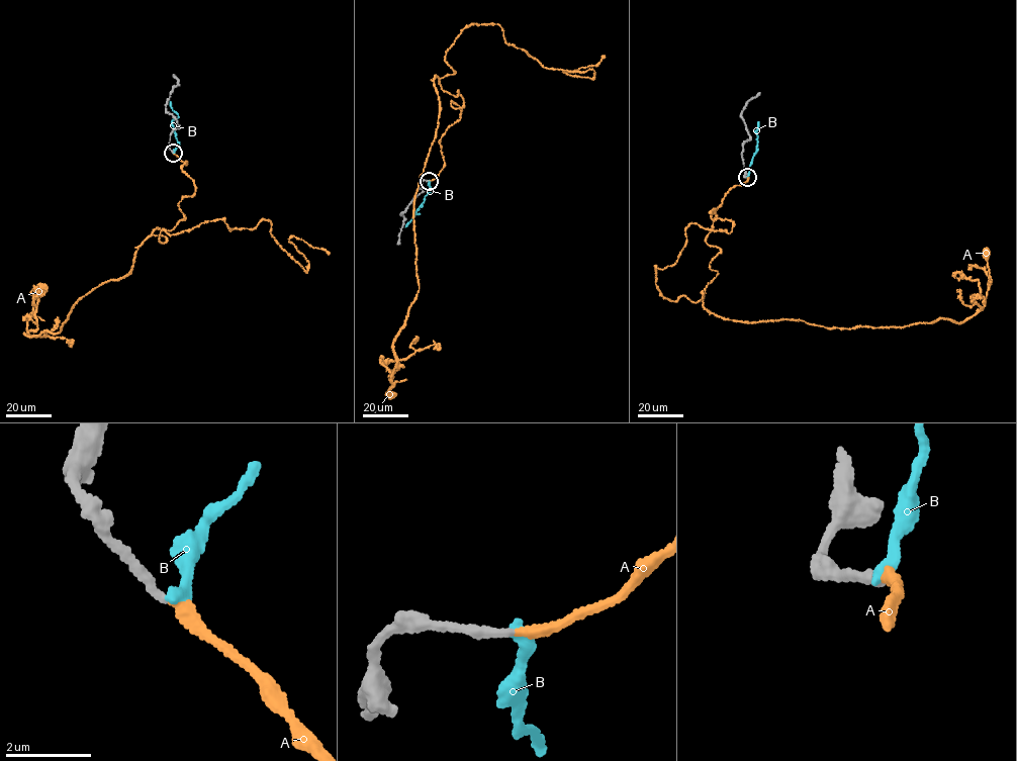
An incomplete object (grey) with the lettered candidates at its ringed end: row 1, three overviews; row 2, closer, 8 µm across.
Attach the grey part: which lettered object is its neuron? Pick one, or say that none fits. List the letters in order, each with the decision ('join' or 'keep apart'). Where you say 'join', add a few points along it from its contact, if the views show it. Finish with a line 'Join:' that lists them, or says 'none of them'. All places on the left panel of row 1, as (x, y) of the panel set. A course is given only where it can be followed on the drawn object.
A: join; it runs (173, 153), (195, 187), (185, 218), (155, 228), (59, 333), (30, 338), (41, 288)
B: keep apart
Join: A

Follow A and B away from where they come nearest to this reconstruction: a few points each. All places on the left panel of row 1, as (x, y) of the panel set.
A: (173, 153), (195, 187), (185, 218), (155, 228), (59, 333), (30, 338), (41, 288)
B: (173, 153), (179, 141), (172, 120), (178, 115), (169, 101)

